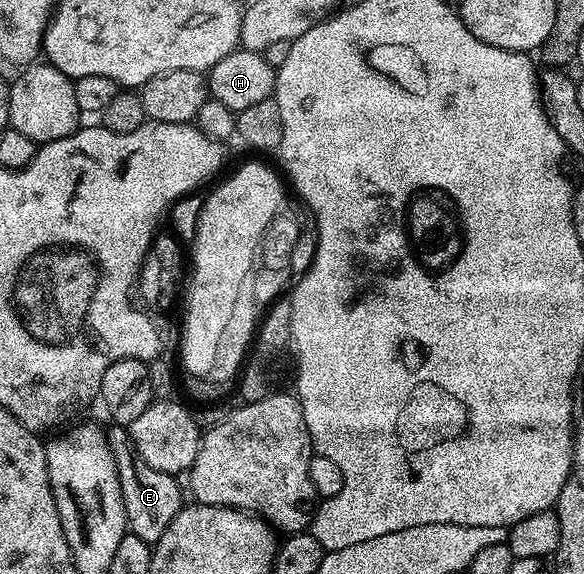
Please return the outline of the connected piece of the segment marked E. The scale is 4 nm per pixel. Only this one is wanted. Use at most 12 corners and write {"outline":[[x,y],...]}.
{"outline":[[127,427],[107,429],[128,532],[155,546],[180,481],[154,470]]}

